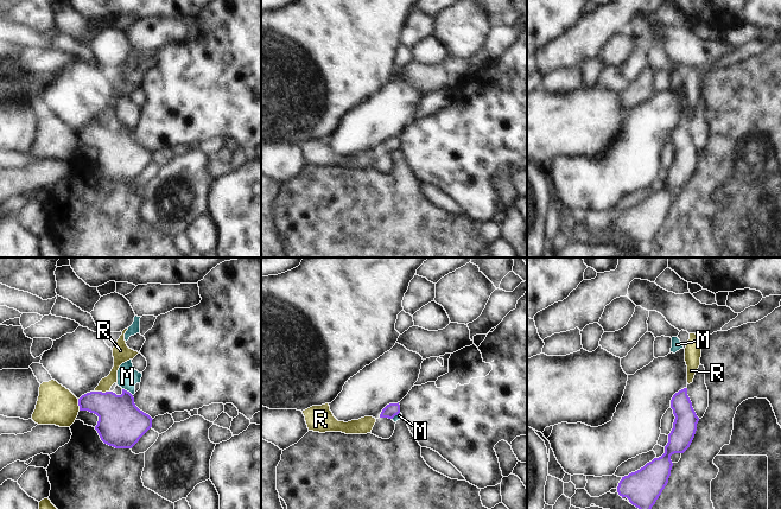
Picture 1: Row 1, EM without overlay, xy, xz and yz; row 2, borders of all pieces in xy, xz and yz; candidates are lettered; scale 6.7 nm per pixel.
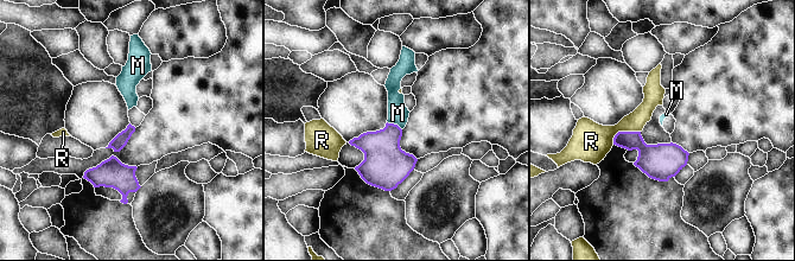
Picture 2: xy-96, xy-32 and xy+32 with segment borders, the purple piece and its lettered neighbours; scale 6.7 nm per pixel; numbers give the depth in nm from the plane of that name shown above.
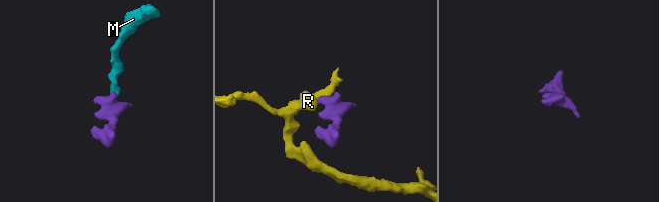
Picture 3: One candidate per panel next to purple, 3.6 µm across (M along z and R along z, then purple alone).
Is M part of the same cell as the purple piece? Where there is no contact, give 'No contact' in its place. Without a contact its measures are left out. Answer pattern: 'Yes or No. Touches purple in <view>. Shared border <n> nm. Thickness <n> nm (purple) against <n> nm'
No. Touches purple in xy. Shared border 90 nm. Thickness 320 nm (purple) against 140 nm.

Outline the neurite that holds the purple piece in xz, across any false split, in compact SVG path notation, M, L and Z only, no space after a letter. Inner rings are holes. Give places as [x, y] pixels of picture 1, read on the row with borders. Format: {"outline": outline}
{"outline": "M389 403L387 405L381 414L380 418L388 418L388 419L393 419L395 415L398 415L400 413L400 405L398 403Z"}

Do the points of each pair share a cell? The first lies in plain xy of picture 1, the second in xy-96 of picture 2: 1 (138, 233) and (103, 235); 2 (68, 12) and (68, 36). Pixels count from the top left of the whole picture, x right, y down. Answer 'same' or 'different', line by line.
1: same
2: different

